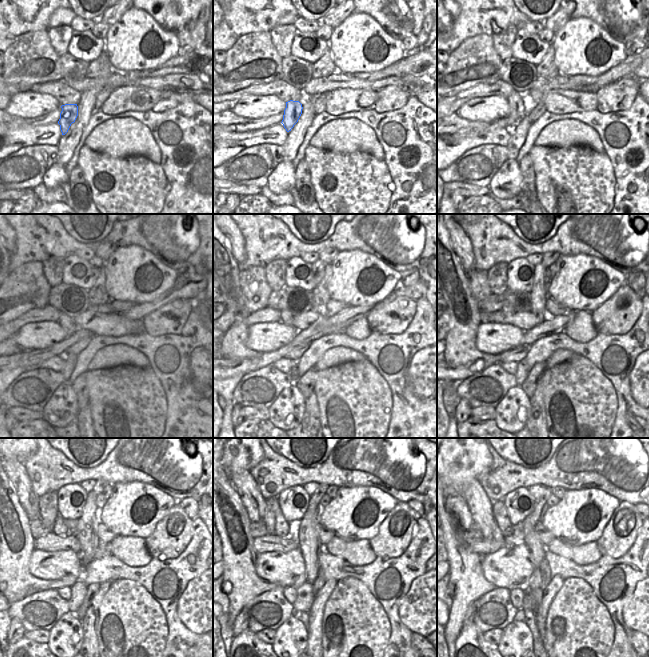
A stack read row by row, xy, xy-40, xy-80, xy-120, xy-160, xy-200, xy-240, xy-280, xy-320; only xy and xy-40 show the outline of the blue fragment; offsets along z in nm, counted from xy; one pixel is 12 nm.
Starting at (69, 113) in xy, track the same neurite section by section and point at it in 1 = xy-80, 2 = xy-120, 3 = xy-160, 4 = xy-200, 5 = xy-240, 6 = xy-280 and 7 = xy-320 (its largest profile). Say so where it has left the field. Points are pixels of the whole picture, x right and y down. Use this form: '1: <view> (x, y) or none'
1: xy-80 (517, 109)
2: xy-120 (66, 322)
3: xy-160 (286, 317)
4: xy-200 (508, 310)
5: xy-240 (59, 528)
6: xy-280 (282, 528)
7: xy-320 (499, 510)

